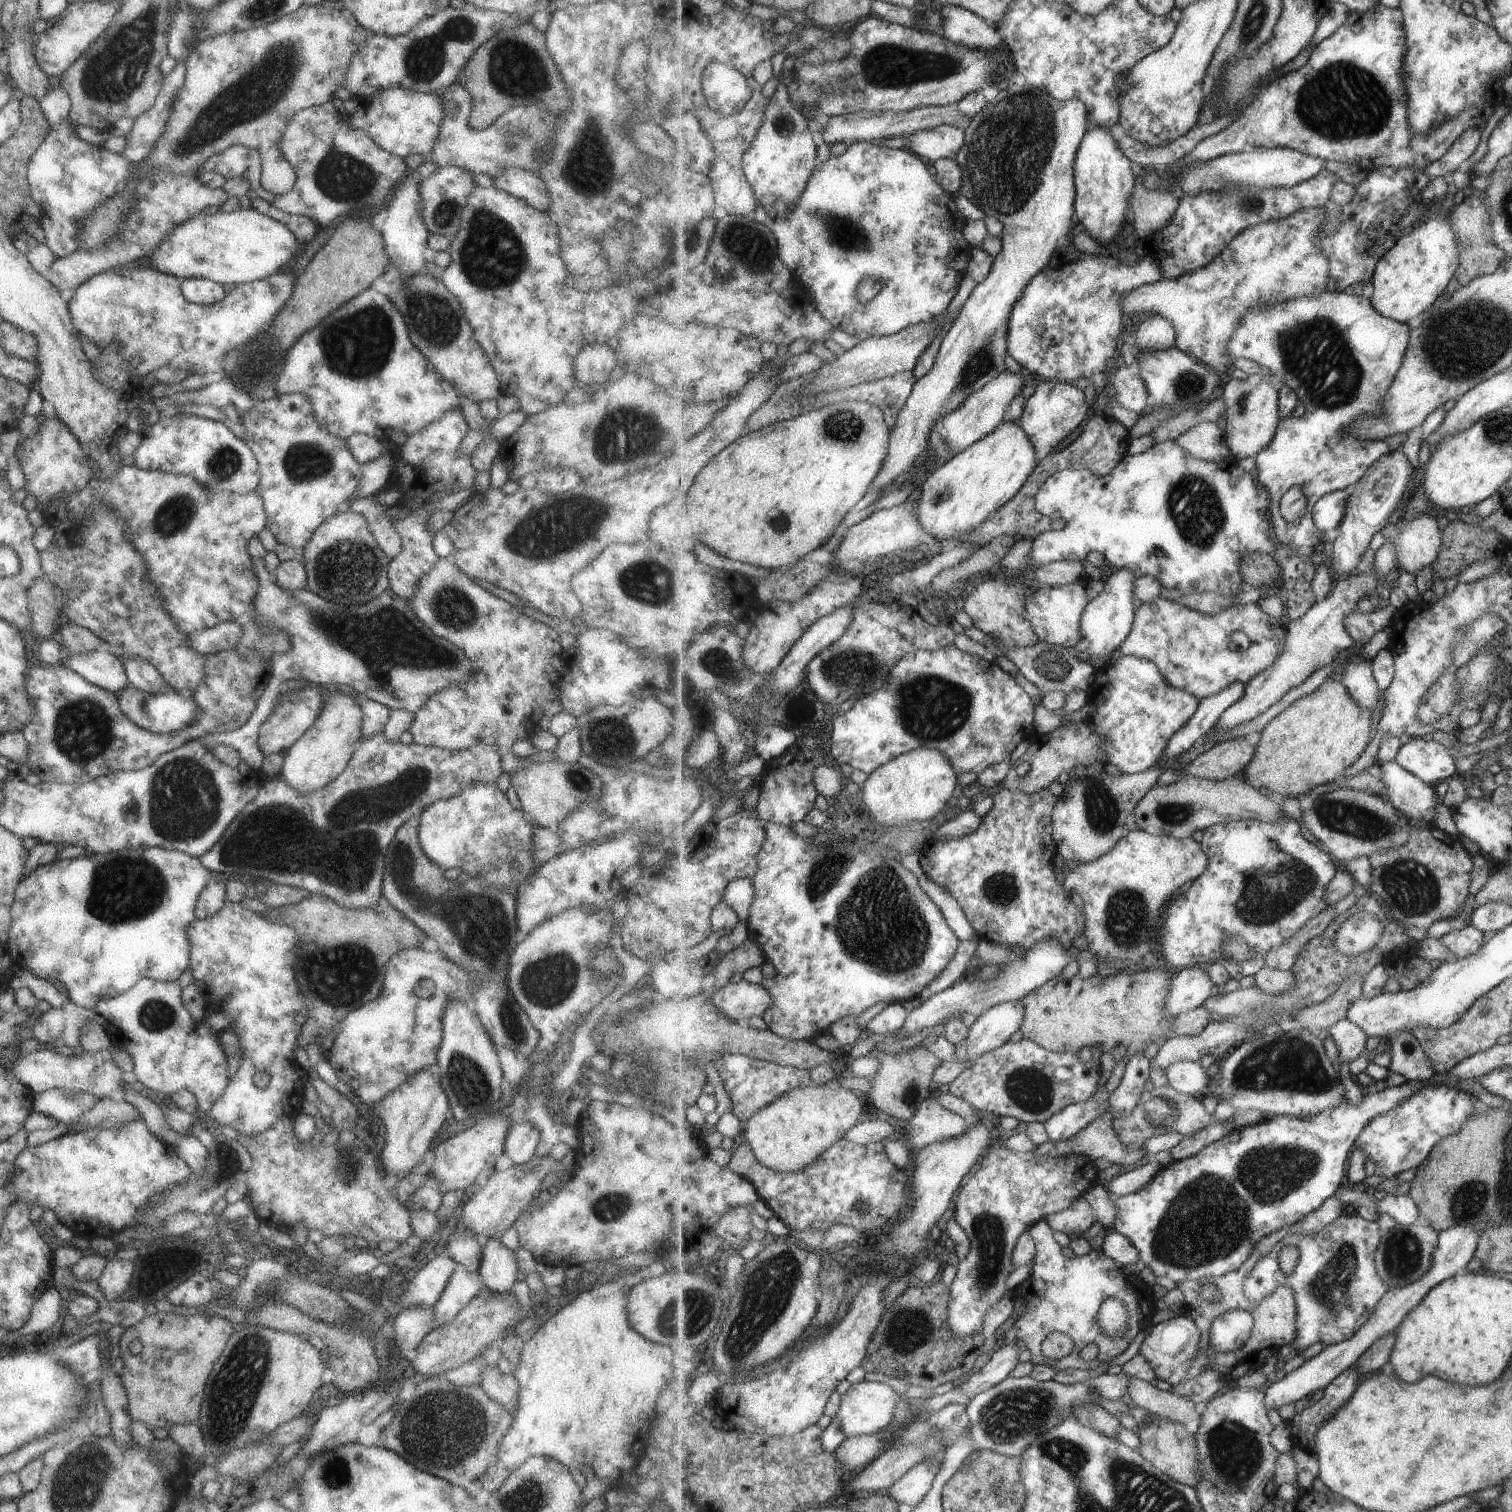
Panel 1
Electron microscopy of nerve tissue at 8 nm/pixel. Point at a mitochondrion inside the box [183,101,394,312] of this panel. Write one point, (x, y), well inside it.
(341, 176)

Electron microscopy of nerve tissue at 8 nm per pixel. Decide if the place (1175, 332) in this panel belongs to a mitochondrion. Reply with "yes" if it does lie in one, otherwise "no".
no

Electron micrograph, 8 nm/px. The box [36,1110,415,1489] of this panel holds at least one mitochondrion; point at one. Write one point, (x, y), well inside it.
(233, 1392)

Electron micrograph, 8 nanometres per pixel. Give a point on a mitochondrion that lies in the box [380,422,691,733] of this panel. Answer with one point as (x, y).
(564, 525)

